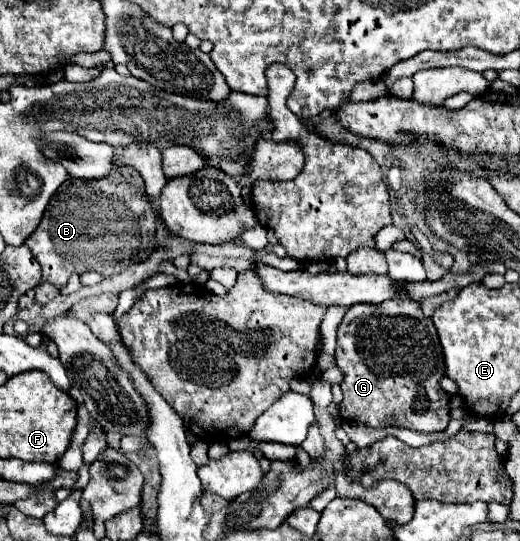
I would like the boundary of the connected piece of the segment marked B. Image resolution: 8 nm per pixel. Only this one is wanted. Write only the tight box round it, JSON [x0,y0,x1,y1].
[25,168,157,290]

